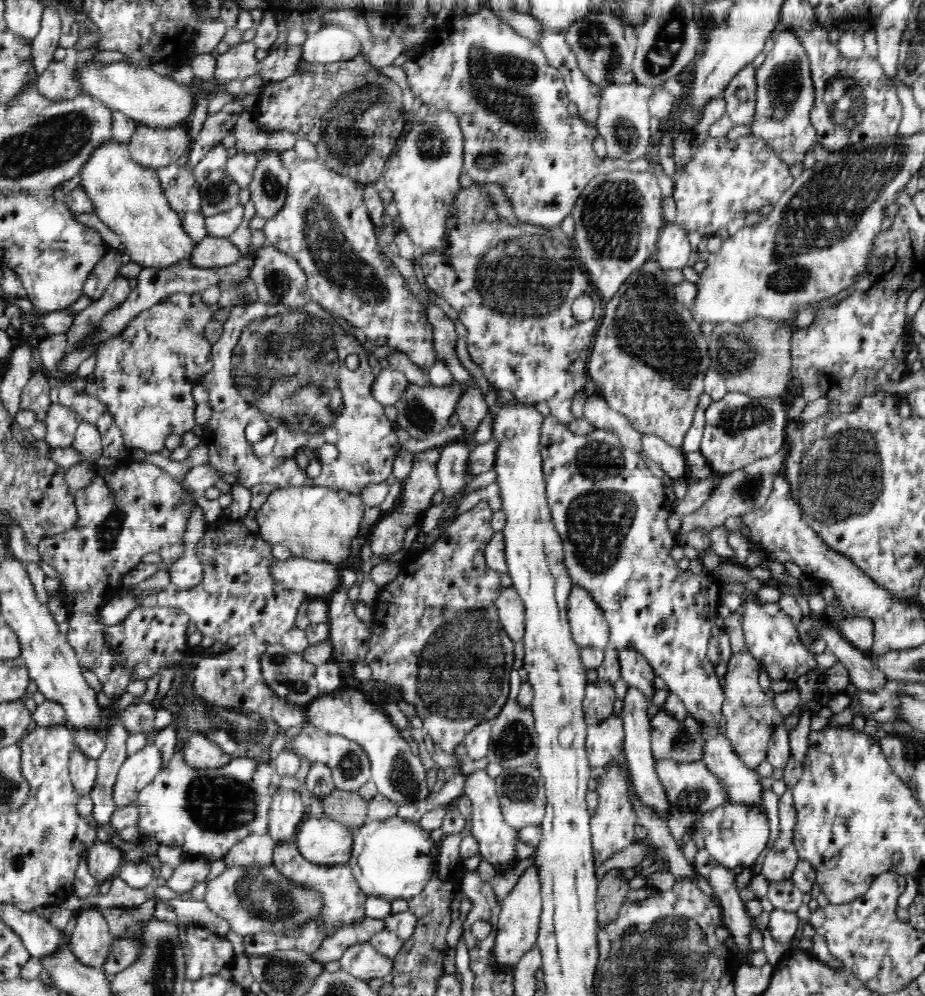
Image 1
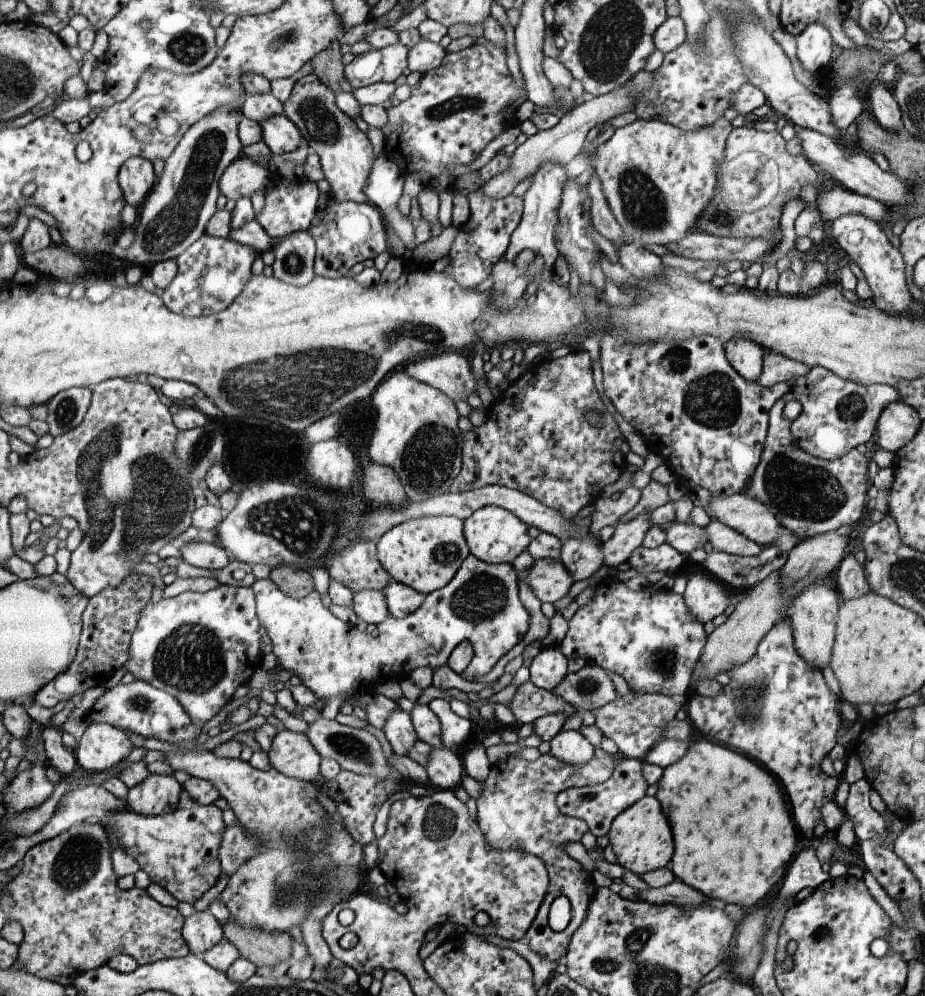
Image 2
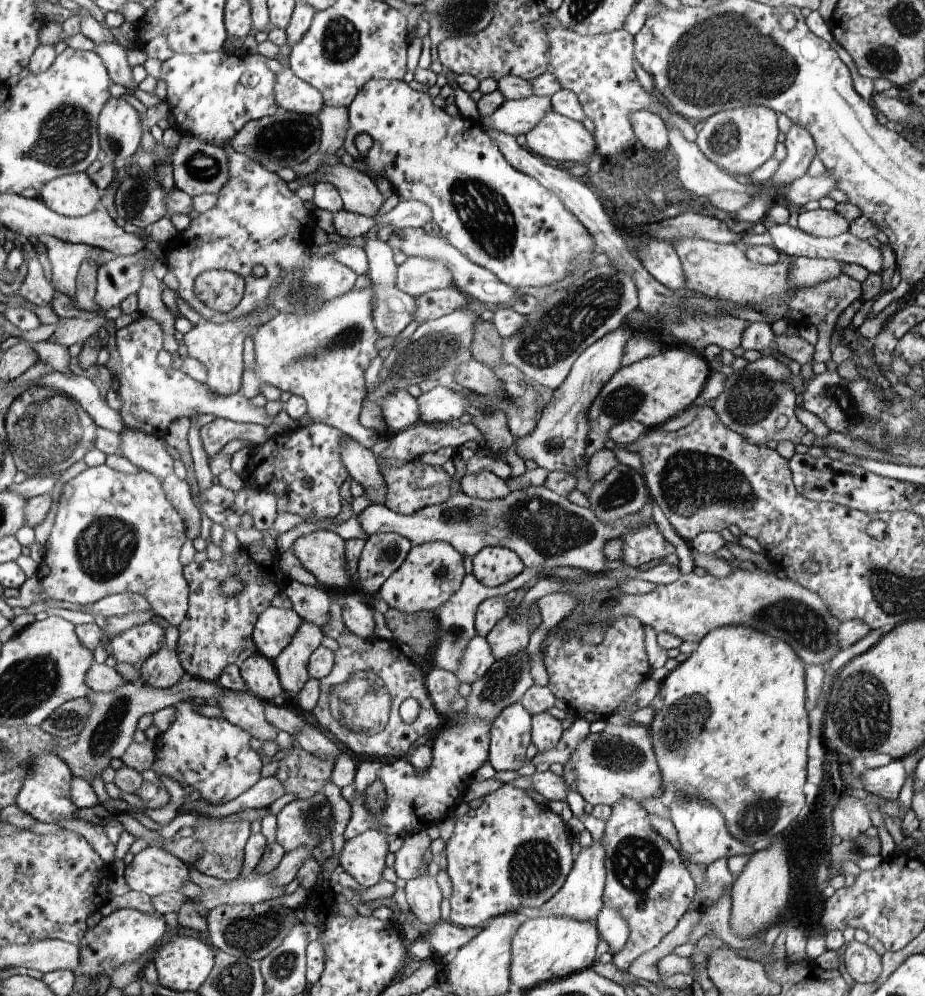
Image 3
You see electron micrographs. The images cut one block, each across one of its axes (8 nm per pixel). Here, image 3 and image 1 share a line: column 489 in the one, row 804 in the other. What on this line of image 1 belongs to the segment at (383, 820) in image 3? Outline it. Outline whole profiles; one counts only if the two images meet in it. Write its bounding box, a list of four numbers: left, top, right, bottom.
[698,802,770,869]

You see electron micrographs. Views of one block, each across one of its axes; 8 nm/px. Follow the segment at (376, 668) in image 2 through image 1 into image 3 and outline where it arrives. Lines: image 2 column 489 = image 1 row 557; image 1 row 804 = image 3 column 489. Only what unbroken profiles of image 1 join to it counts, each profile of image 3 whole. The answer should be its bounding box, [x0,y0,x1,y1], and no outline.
[487,702,532,772]

